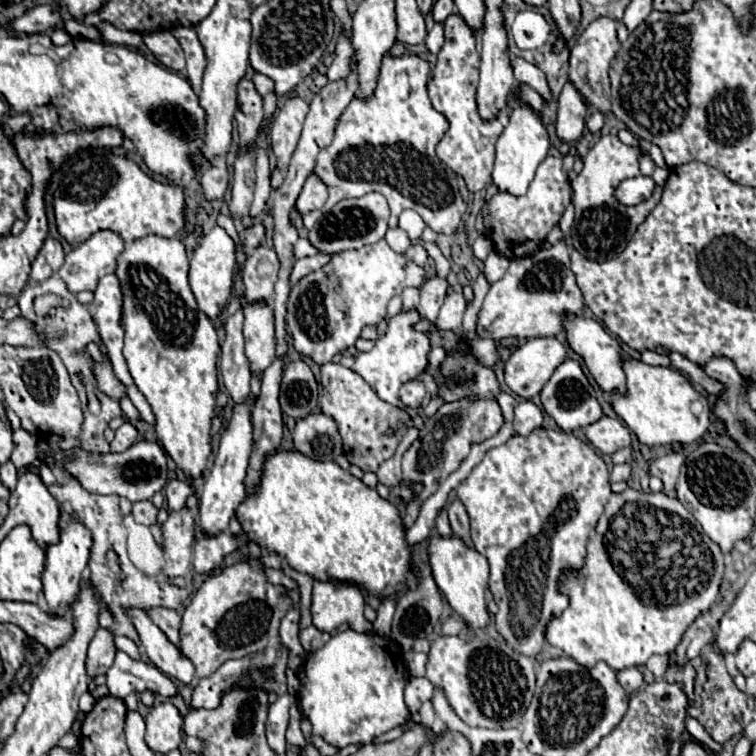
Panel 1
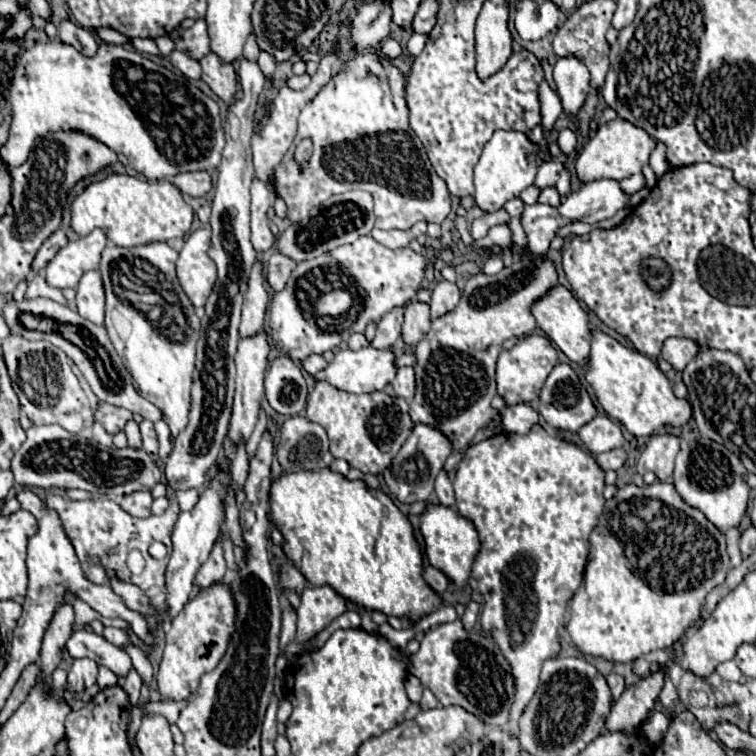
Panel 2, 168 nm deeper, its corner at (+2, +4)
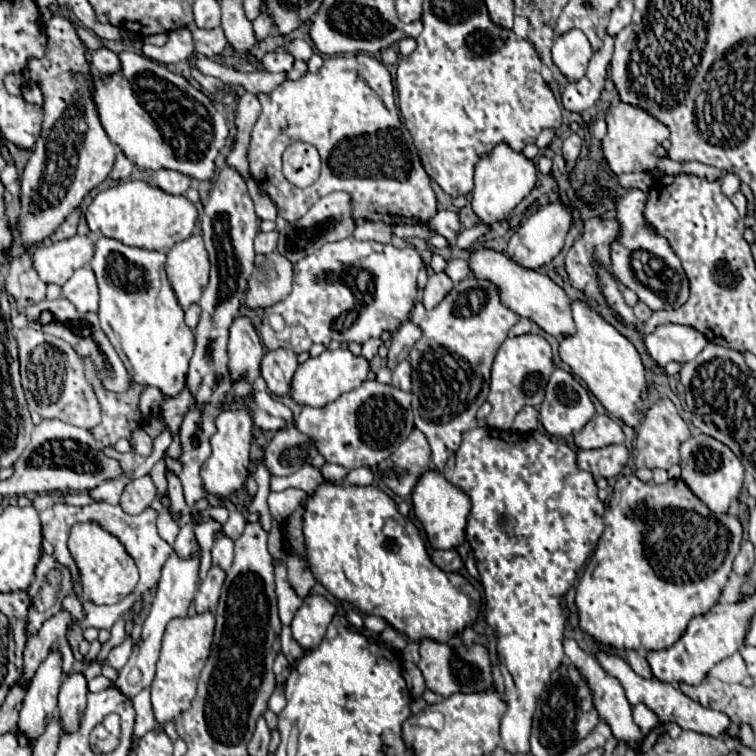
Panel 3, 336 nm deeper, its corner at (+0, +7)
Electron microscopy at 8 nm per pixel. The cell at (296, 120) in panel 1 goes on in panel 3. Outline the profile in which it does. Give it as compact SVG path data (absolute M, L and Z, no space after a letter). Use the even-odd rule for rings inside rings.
M367 54L355 56L333 56L327 58L319 72L305 72L299 80L283 80L273 92L257 94L262 111L251 130L251 142L247 150L249 172L253 180L267 192L267 196L277 204L279 216L287 222L295 222L307 214L307 210L321 198L331 192L347 192L355 204L355 218L379 220L385 224L421 224L427 222L437 212L437 196L431 188L431 180L421 166L417 148L409 130L399 120L399 110L395 108L395 90L391 74L387 68ZM293 142L313 144L323 160L323 176L309 188L297 188L287 184L287 178L281 172L281 154Z

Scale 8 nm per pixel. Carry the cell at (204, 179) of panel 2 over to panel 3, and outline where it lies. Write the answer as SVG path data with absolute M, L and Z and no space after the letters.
M157 170L153 172L153 178L151 178L151 184L161 188L163 192L167 194L185 194L185 190L189 188L191 184L191 178L181 174L181 172L175 172L175 170Z

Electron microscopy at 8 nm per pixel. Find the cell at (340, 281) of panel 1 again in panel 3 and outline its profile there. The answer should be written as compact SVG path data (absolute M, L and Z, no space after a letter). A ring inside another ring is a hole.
M353 236L347 240L325 244L323 248L293 264L293 290L285 300L265 310L263 326L259 330L261 340L269 350L289 348L295 354L301 354L307 352L313 344L327 346L331 340L363 344L369 338L379 338L383 332L393 334L409 318L411 308L417 300L417 274L421 270L421 264L421 256L413 246L395 248L393 244L379 244L371 240L359 242ZM271 314L283 316L285 328L281 332L271 330Z

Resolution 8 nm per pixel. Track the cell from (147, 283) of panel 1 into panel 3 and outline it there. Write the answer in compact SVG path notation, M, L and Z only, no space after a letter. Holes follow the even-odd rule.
M97 238L91 268L99 284L99 320L101 328L125 362L131 378L143 386L157 386L165 396L177 396L185 388L189 360L193 356L195 338L183 318L183 308L171 290L165 274L165 254L155 250L131 248L115 238ZM119 256L125 264L137 268L137 280L129 278L127 270L119 270Z

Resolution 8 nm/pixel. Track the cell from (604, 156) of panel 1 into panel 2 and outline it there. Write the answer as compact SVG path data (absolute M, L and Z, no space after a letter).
M615 119L601 125L593 139L583 147L577 157L577 177L581 183L591 183L593 179L625 179L629 175L641 173L647 165L649 155L655 147L655 141L639 127L631 125L625 119Z

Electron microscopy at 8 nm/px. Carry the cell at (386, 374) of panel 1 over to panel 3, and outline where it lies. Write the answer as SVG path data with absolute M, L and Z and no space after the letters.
M325 350L317 358L309 358L307 362L299 364L295 376L291 380L289 396L299 406L325 406L337 400L341 394L351 392L353 388L361 386L367 378L369 362L363 356L353 356L349 350Z

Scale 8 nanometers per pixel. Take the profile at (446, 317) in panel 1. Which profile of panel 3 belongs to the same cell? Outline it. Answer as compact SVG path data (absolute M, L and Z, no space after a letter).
M433 272L431 276L429 276L429 282L427 282L427 286L425 286L425 290L423 290L423 306L427 308L427 310L431 310L431 308L435 308L445 296L447 296L447 292L453 288L453 282L451 282L451 278L445 274L445 272Z

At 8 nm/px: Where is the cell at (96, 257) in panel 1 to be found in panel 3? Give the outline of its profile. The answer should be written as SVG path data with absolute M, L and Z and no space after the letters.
M73 236L49 246L39 244L39 248L35 248L33 252L33 268L43 282L63 286L77 268L89 264L91 256L93 240L89 236Z

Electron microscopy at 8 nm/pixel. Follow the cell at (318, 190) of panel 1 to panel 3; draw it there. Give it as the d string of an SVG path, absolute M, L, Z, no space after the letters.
M247 178L245 182L247 182L249 196L251 196L253 204L255 204L255 214L257 214L257 218L259 218L259 220L275 220L275 216L277 216L275 202L273 202L267 194L263 194L263 192L259 190L259 184L257 184L253 178Z

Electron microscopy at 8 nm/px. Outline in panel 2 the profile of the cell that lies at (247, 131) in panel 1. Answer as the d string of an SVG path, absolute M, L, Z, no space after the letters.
M209 53L205 59L201 59L201 79L211 87L215 95L219 95L227 105L235 103L237 93L237 73L231 65L223 65L215 53Z

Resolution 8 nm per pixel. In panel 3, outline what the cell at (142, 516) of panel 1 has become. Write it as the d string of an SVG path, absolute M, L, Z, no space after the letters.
M143 476L137 480L131 480L121 496L121 508L127 514L139 514L143 512L153 500L157 498L155 484L151 482L151 476Z

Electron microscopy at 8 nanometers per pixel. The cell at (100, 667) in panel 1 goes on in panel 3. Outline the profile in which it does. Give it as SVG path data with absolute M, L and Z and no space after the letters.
M71 674L59 690L59 722L61 730L65 734L79 730L79 720L85 712L85 700L87 700L87 680L83 674Z

